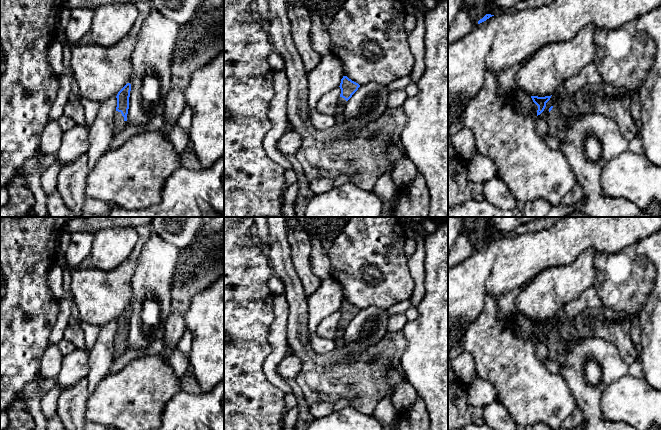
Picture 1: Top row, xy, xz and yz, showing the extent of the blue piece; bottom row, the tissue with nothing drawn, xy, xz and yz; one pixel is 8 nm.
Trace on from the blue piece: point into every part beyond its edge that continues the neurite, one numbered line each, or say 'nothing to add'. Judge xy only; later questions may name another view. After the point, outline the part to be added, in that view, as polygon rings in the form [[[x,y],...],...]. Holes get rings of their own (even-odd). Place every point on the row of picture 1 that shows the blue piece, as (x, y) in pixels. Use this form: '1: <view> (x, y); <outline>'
1: xy (119, 124); [[[116,111],[114,115],[114,134],[117,135],[128,126],[121,112]]]

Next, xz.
1: xz (341, 103); [[[342,97],[338,98],[336,110],[333,115],[336,124],[343,123],[345,121],[344,109],[345,109],[346,104],[347,104],[347,101],[344,98]]]

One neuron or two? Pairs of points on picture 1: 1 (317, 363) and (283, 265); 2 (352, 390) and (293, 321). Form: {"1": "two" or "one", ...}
{"1": "one", "2": "one"}

